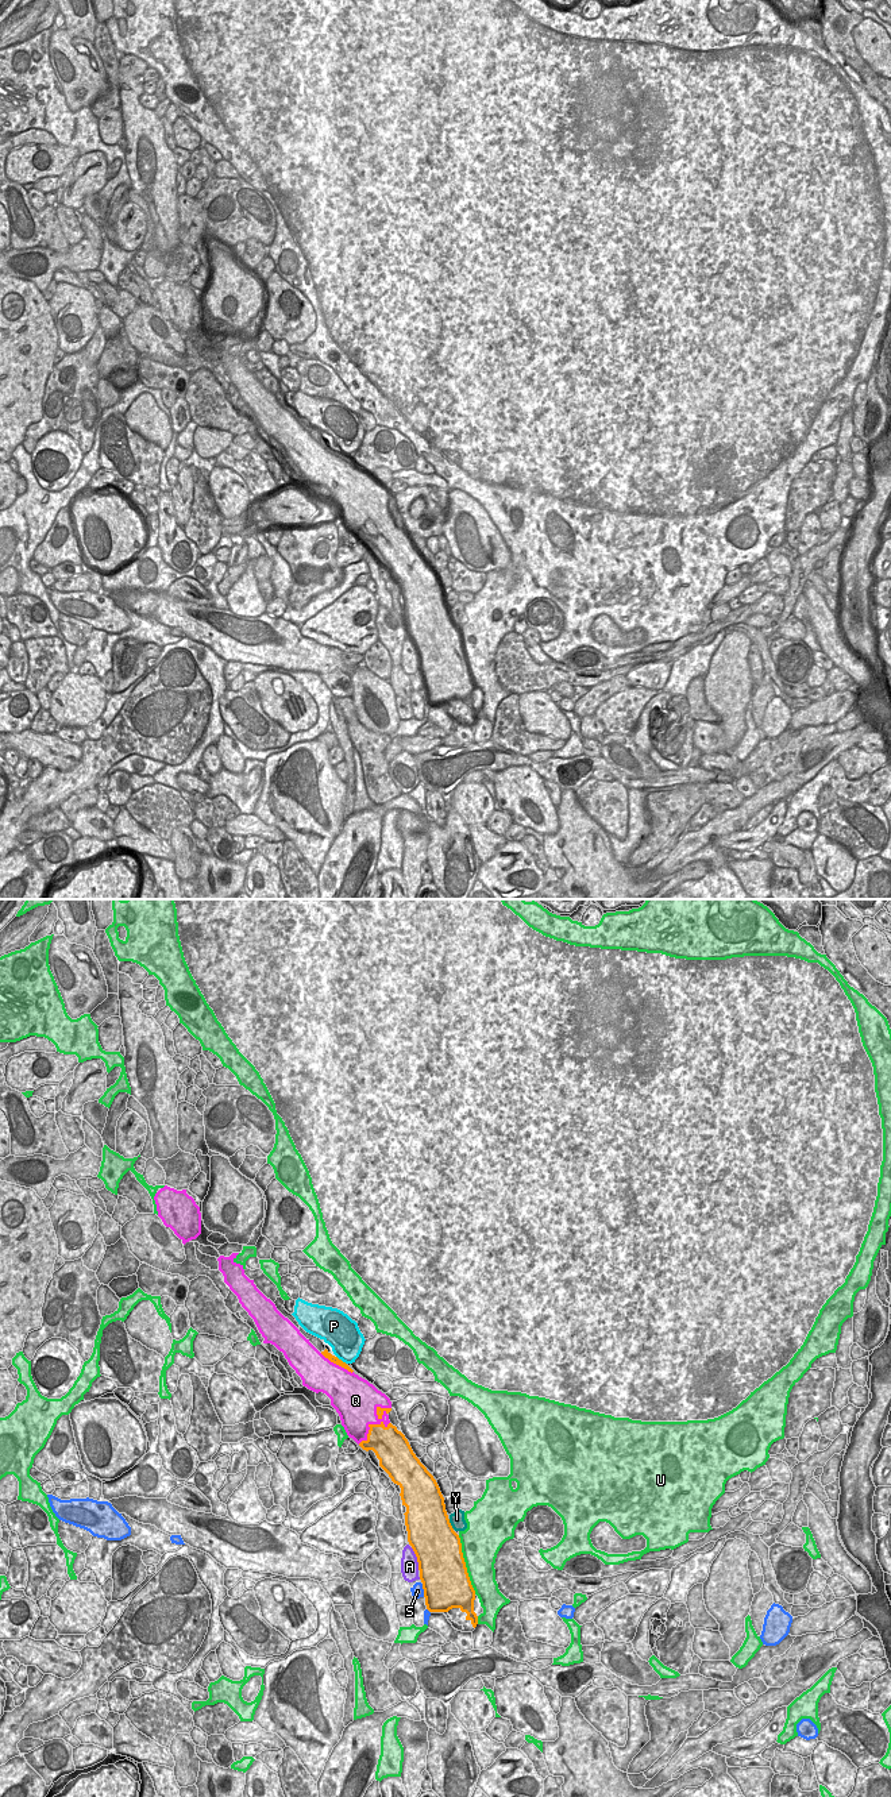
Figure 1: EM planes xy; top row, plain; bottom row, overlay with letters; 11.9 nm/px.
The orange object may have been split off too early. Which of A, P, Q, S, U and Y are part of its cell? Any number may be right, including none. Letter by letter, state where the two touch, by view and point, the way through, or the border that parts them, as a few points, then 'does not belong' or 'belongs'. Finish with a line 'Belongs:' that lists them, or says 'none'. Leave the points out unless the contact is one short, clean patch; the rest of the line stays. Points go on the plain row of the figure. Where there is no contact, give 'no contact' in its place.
A: meets orange in xy at (417, 651); does not belong
P: meets orange in xy at (340, 452); border along xy (336, 448), (346, 457); does not belong
Q: meets orange in xy at (373, 517); belongs
S: meets orange in xy at (424, 683); does not belong
U: meets orange in xy at (465, 658); does not belong
Y: meets orange in xy at (450, 617); does not belong
Belongs: Q

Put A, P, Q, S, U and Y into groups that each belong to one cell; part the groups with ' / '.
A / P / Q / S / U / Y

